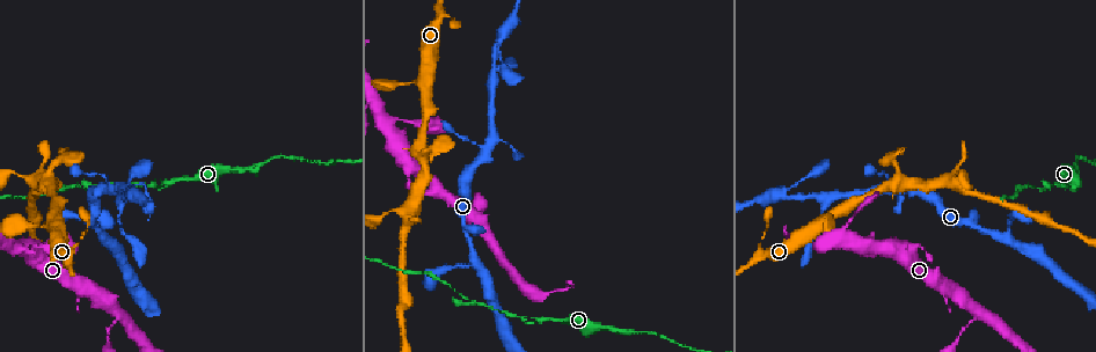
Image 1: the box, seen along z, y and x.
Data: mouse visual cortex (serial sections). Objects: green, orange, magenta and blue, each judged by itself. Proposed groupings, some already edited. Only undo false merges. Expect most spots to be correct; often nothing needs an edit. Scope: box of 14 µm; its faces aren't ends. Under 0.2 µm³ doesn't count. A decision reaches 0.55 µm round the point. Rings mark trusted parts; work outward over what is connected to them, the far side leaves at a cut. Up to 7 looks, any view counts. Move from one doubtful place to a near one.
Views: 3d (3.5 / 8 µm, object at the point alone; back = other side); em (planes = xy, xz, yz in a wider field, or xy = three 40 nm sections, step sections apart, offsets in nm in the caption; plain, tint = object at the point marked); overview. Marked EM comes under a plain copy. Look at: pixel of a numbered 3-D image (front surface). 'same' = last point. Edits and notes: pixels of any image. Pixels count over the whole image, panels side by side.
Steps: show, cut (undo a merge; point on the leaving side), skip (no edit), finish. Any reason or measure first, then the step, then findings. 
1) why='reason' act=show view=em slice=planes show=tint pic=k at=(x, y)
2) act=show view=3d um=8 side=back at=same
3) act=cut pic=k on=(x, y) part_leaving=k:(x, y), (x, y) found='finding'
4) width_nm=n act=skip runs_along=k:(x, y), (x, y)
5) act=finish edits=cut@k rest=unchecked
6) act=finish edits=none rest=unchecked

why='sudden change in width' act=show view=3d um=8 pic=1 at=(30, 226)

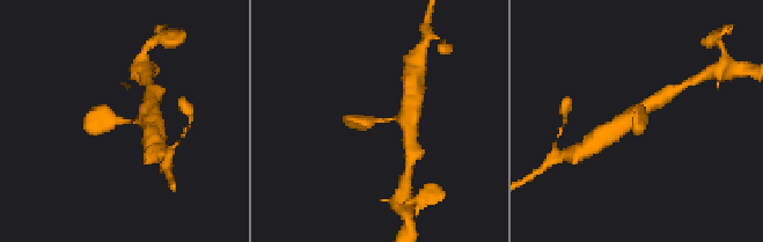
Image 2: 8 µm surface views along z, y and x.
why='now the EM' act=show view=em slice=xy step=1 show=tint pic=2 at=(377, 119)

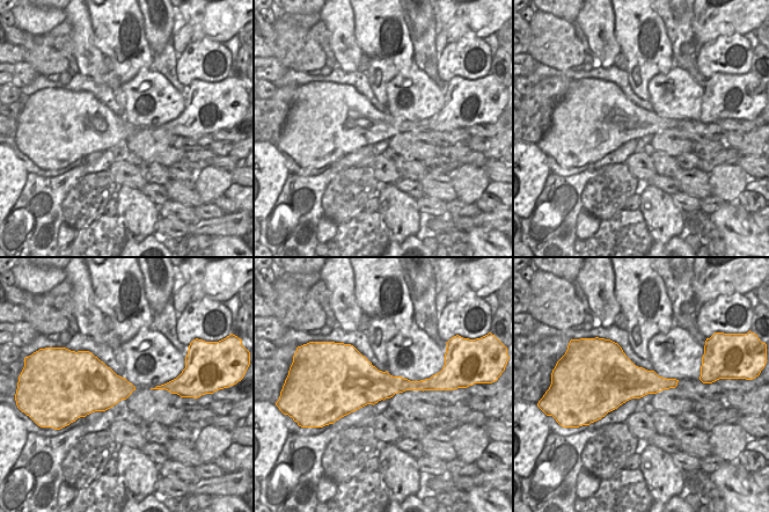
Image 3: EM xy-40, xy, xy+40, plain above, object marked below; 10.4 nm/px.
act=skip runs_along=2:(412, 109), (386, 120), (345, 118) found='all the same cell'

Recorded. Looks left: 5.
why='three-way junction' act=show view=3d um=8 pic=1 at=(977, 311)

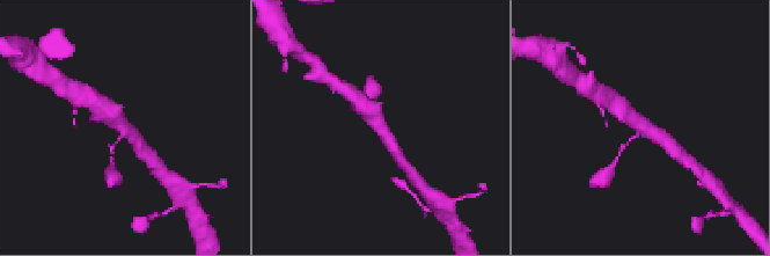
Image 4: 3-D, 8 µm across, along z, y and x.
act=show view=3d um=3.5 pic=4 at=(379, 127)

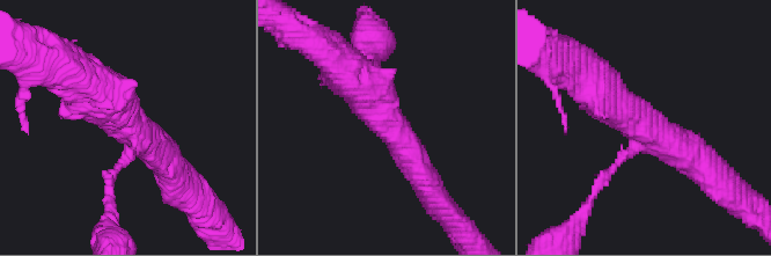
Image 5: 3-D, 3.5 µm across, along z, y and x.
arms=3 arm_widths_nm=150,400,600 act=show view=em slice=planes show=tint pic=5 at=(135, 125)

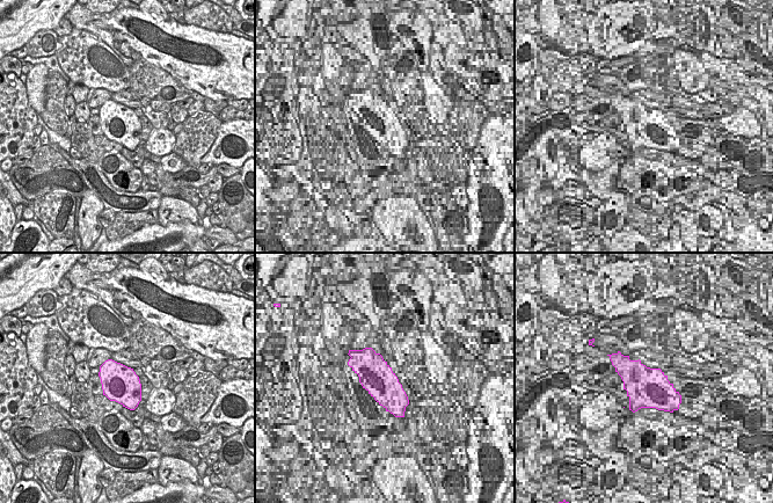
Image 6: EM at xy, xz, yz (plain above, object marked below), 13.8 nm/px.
act=skip runs_along=5:(595, 83), (637, 123), (702, 162) found='all the same cell'

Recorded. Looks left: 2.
why='a narrow waist' act=show view=3d um=3.5 pic=1 at=(646, 332)

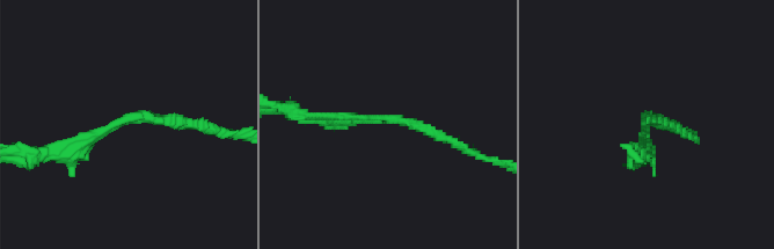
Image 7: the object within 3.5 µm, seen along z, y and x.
why='shape alone is not enough' act=show view=em slice=xy step=2 show=tint pic=7 at=(645, 121)

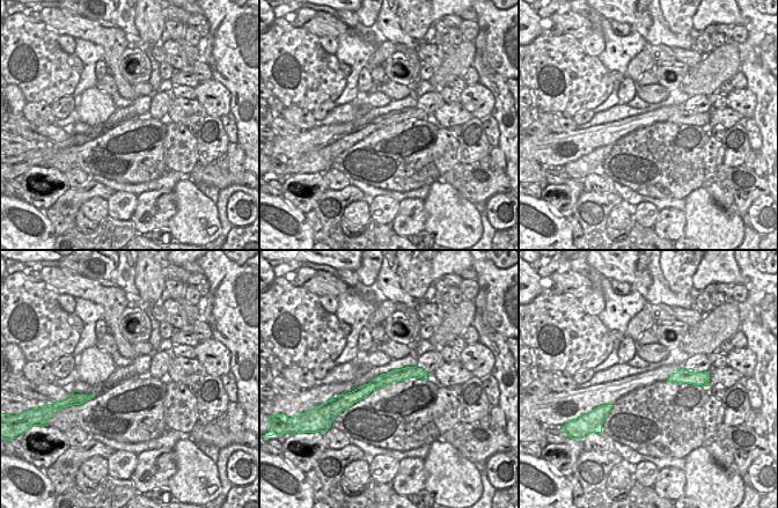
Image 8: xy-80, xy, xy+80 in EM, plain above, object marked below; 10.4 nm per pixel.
arm_widths_nm=150,150 act=skip runs_along=7:(59, 155), (130, 117), (198, 124) found='one cell here'

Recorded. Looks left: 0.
act=finish edits=none rest=unchecked

